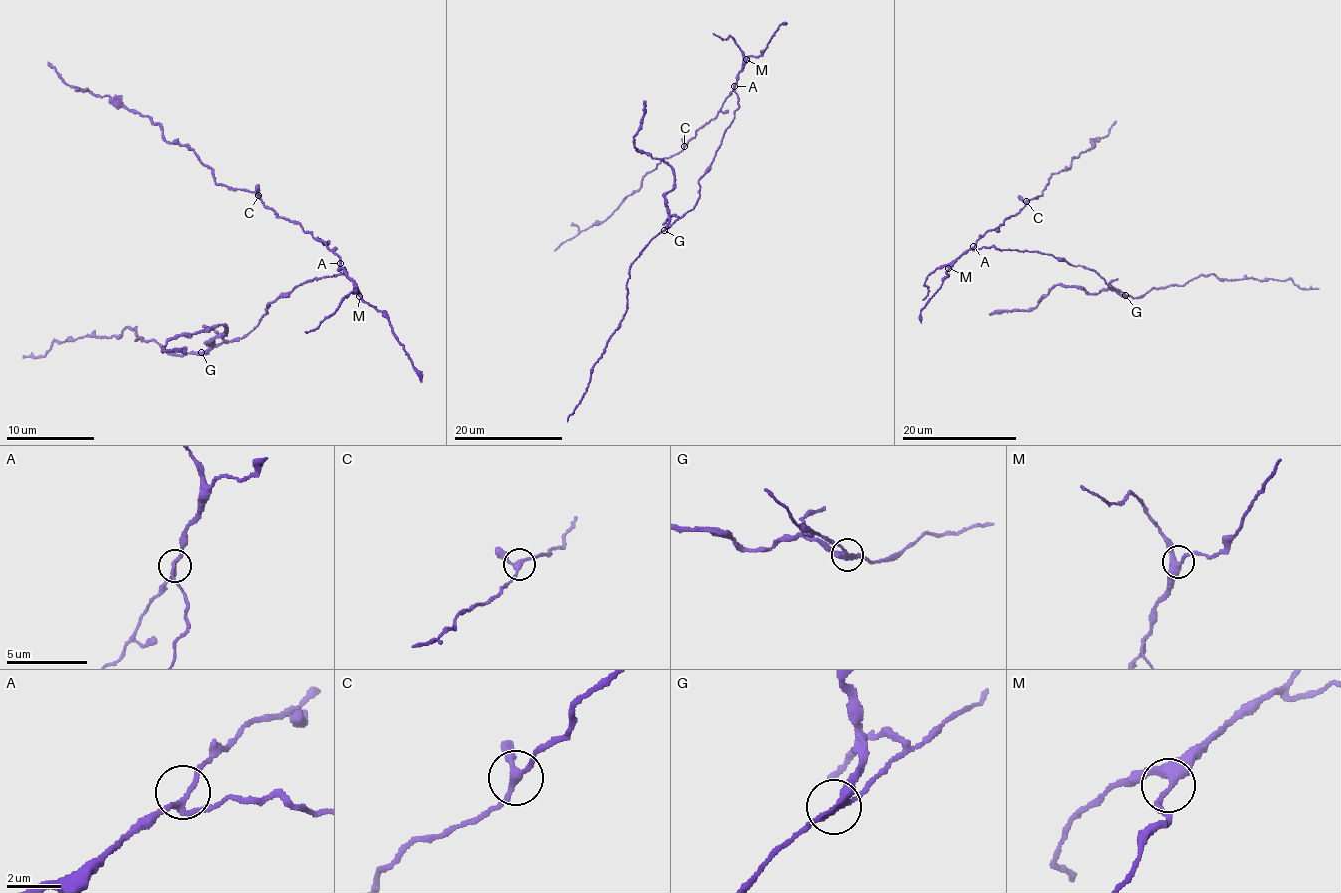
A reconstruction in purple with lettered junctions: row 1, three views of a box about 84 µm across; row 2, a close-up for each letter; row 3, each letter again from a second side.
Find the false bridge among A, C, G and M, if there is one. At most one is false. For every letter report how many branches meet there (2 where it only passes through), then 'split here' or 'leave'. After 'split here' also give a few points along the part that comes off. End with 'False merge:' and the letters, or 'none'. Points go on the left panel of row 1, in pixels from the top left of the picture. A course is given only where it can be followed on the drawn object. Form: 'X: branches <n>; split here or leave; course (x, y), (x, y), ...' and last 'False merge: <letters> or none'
A: branches 3; leave
C: branches 3; leave
G: branches 3; split here; course (202, 353), (227, 327), (221, 324), (207, 331), (174, 334), (163, 349), (185, 352)
M: branches 3; leave
False merge: G

